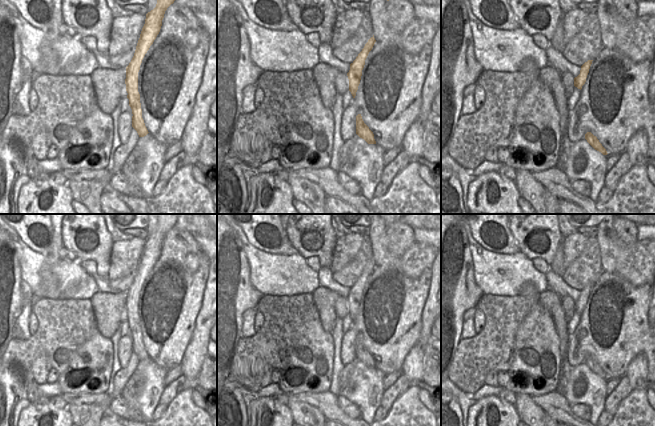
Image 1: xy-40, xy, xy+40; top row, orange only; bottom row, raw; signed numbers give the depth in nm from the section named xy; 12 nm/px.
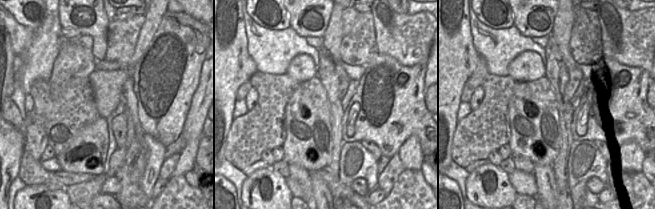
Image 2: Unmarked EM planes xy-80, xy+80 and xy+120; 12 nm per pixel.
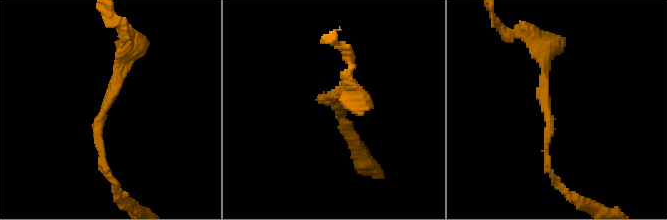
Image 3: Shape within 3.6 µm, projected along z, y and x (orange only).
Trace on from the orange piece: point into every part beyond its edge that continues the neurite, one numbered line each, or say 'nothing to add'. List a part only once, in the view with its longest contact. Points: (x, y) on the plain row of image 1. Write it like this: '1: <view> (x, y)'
nothing to add

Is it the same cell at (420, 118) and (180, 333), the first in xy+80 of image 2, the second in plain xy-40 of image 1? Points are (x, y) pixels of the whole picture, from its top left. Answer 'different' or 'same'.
same

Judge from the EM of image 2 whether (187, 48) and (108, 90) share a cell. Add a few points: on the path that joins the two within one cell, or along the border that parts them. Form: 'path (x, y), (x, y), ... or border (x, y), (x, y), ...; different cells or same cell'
path (170, 39), (170, 45), (139, 76), (130, 74); same cell

